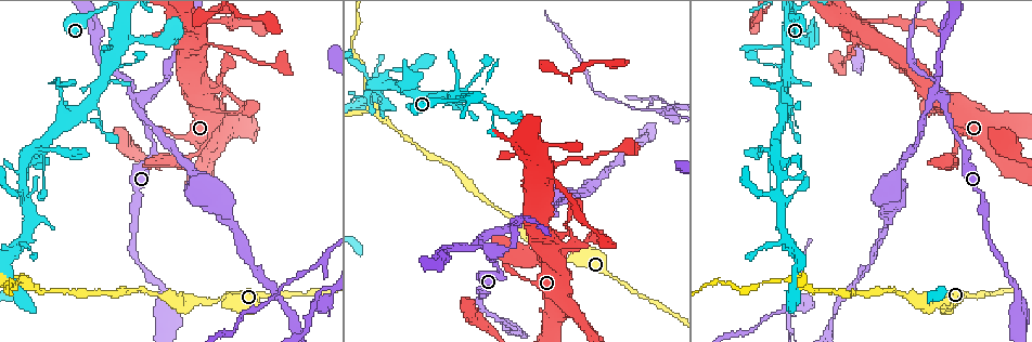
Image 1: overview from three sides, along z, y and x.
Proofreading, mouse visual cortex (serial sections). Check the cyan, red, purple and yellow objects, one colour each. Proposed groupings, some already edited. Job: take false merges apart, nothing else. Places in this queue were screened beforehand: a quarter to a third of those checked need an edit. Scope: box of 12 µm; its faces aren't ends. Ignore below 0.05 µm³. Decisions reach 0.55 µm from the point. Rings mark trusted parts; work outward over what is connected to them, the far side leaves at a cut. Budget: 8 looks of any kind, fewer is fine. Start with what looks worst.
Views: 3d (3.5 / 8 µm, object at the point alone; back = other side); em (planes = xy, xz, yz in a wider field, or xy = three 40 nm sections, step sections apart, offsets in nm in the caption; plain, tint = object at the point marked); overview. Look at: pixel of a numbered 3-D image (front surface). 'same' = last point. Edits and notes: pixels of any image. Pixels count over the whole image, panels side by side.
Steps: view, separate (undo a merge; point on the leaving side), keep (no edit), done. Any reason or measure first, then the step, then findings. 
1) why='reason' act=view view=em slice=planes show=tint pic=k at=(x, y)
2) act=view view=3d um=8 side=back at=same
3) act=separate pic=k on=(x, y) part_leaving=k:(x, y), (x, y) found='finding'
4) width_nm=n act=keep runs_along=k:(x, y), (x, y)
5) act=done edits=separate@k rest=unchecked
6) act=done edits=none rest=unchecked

why='abrupt turn' act=view view=3d um=3.5 pic=1 at=(135, 96)

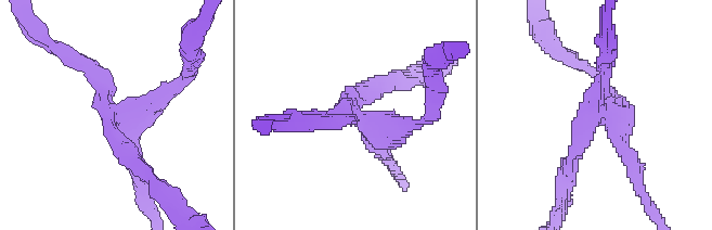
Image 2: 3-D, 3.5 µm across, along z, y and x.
arm_widths_nm=200,200,200,300 act=separate pic=2 on=(114, 144) part_leaving=2:(600, 114), (570, 161), (567, 194) found='two cells meet here'

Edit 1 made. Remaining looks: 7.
why='see it whole again' act=view view=overview

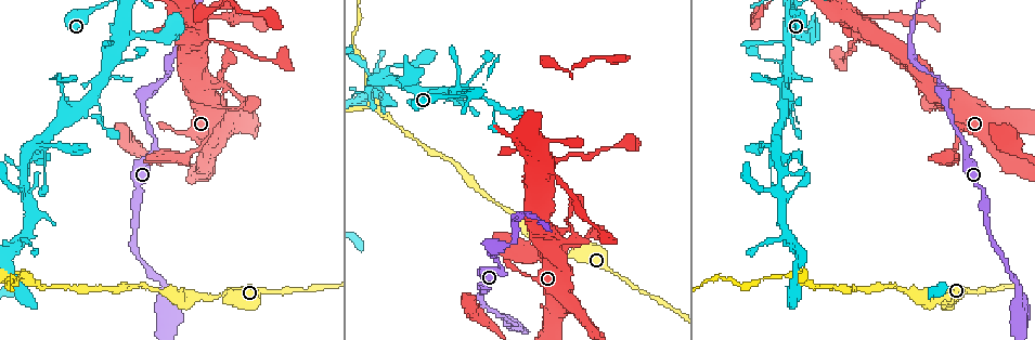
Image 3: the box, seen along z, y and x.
why='three-way junction' act=view view=3d um=8 pic=3 at=(796, 278)

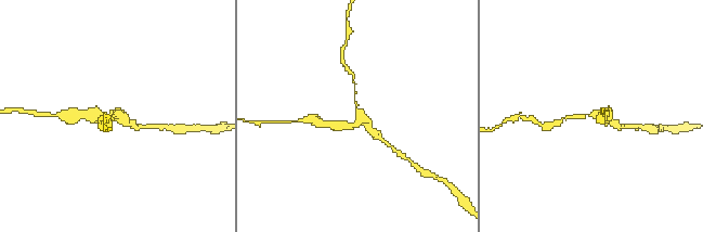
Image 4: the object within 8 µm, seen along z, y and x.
why='closer look' act=view view=3d um=3.5 pic=4 at=(363, 116)

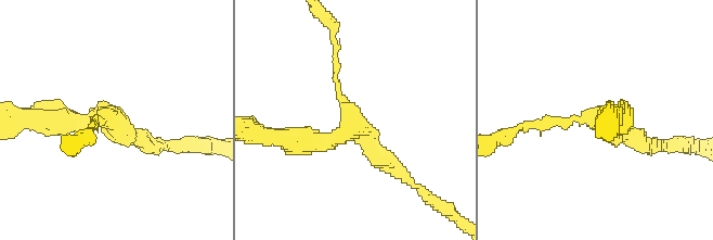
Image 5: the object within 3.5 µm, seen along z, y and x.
arms=3 arm_widths_nm=100,250,350 why='need the tissue' act=view view=em slice=planes show=tint pic=5 at=(356, 121)

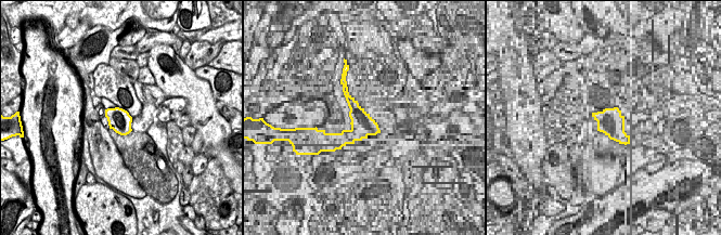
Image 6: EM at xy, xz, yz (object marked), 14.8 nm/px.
act=keep runs_along=5:(394, 171), (354, 123), (321, 142), (292, 139) found='continuous, no second cell'

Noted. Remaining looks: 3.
why='sharp bend' act=view view=3d um=3.5 pic=3 at=(205, 90)

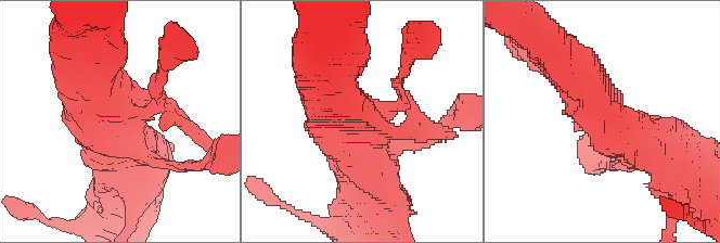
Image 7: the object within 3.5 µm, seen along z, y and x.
why='now the EM' act=view view=em slice=xy step=5 show=tint pic=7 at=(368, 136)

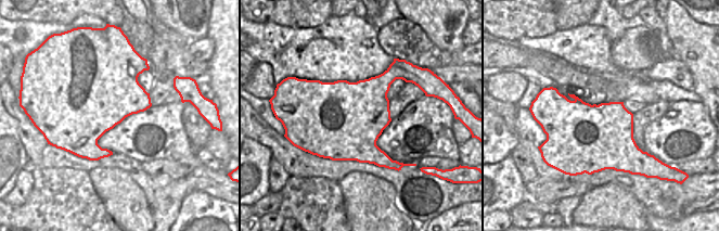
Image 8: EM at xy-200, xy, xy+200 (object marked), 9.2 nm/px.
act=keep found='one cell here'

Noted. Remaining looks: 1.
act=done edits=separate@2 rest=unchecked

